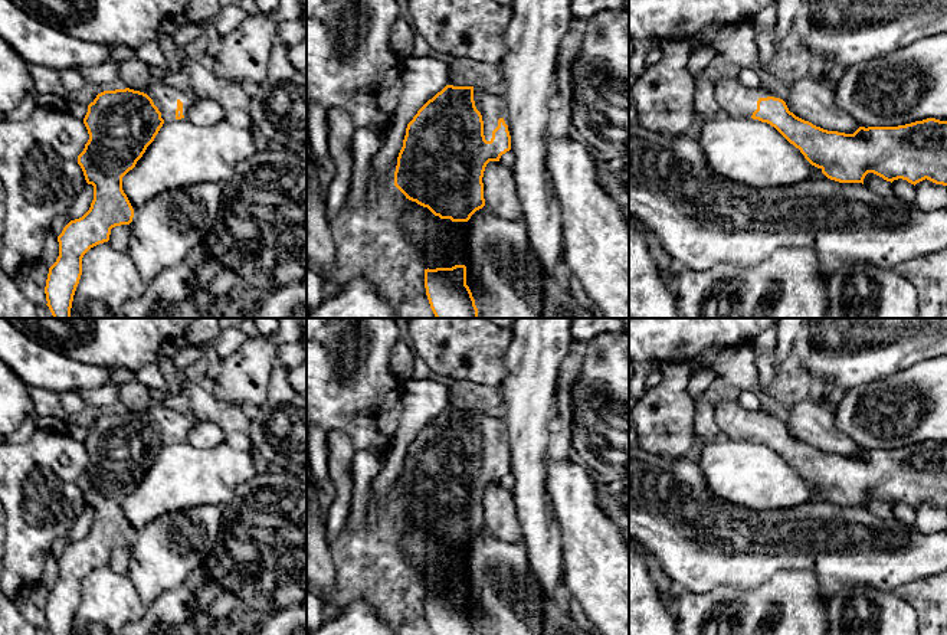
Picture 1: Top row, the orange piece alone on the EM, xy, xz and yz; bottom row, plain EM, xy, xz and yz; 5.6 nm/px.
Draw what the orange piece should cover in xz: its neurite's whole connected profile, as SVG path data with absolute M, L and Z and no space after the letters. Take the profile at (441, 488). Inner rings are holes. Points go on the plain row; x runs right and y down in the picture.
M446 407L407 446L394 508L406 521L427 530L440 541L468 544L485 528L482 500L486 487L499 484L511 472L509 454L505 416Z

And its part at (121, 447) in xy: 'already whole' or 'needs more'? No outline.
needs more

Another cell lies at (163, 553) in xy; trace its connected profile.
M199 505L157 517L134 534L130 546L128 577L141 602L148 606L161 593L184 585L190 572L213 560L222 537L223 510L219 505Z

